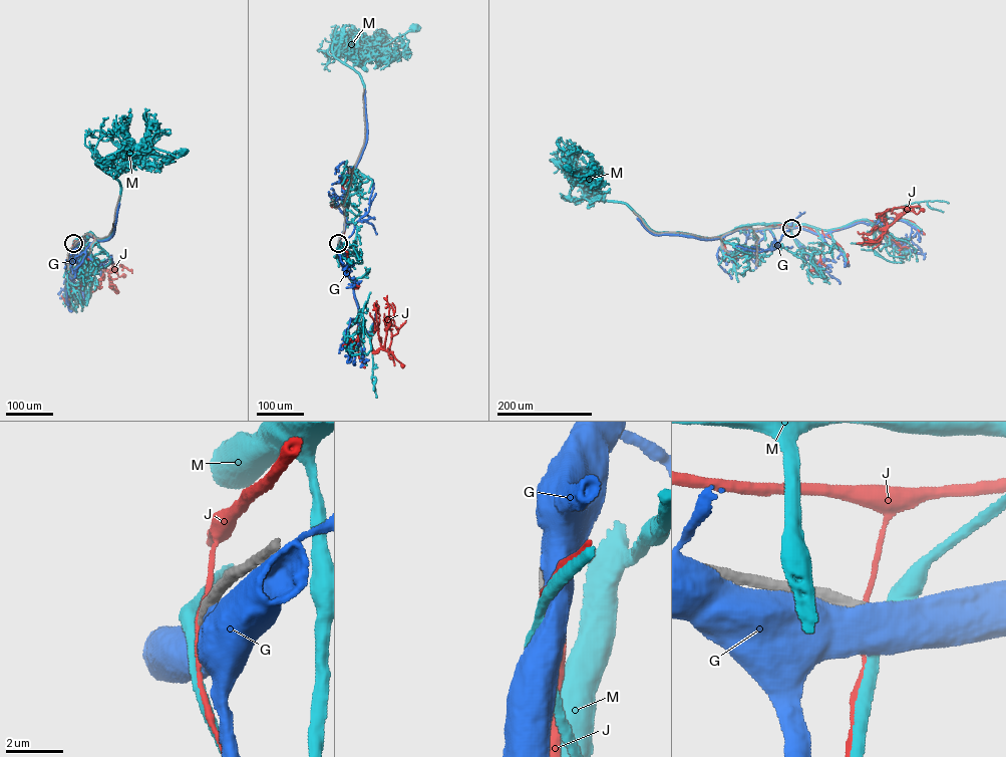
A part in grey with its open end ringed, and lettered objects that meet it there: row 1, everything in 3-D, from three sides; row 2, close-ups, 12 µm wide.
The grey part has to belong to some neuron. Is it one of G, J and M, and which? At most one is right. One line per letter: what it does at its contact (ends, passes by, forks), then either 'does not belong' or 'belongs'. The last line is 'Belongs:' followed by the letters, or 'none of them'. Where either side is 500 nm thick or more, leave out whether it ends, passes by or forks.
G: does not belong
J: it passes by | does not belong
M: it passes by | does not belong
Belongs: none of them

